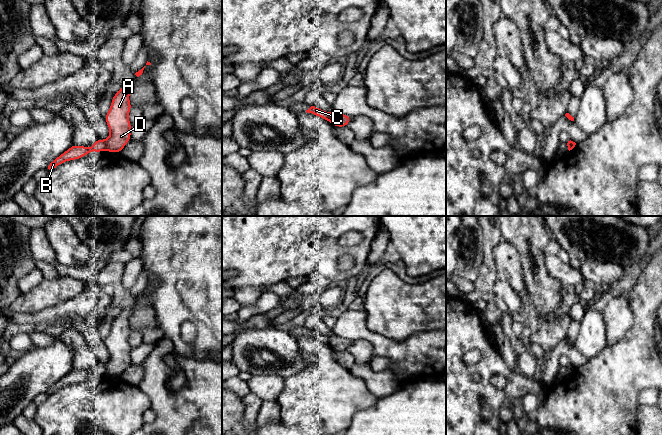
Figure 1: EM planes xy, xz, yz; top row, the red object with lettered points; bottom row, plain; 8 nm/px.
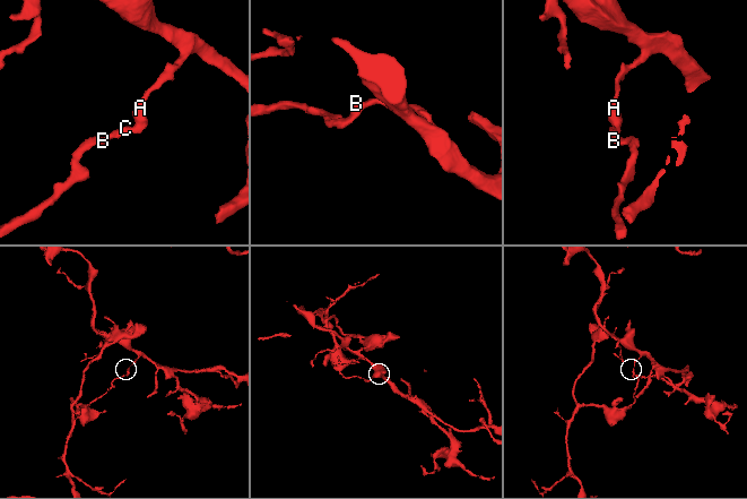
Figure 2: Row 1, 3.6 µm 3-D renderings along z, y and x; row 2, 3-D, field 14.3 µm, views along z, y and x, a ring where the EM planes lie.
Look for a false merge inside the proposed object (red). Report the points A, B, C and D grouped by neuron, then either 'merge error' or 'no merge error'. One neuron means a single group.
A D / B C | merge error

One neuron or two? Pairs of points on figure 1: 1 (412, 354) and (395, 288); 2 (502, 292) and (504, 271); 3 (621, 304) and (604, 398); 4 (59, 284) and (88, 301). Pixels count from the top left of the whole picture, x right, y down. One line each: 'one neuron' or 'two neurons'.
1: two neurons
2: two neurons
3: two neurons
4: two neurons

